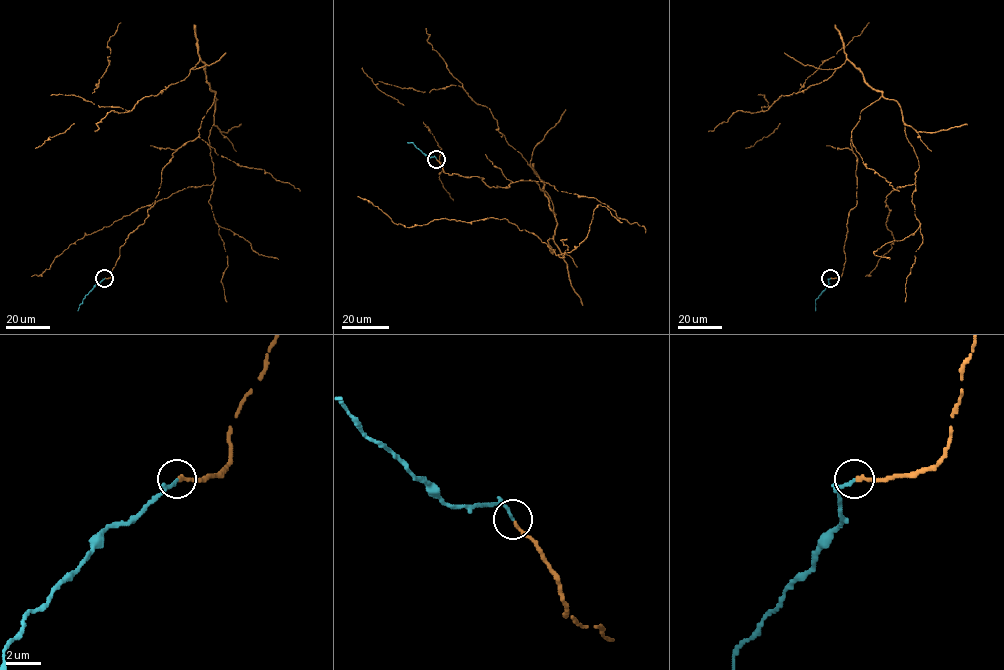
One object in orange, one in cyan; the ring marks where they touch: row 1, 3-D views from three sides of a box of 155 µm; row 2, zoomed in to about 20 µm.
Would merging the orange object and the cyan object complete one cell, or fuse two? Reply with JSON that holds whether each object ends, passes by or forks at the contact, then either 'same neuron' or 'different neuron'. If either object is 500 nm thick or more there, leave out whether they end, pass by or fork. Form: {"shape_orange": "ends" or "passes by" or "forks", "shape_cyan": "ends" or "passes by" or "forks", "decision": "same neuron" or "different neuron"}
{"shape_orange": "ends", "shape_cyan": "ends", "decision": "same neuron"}

